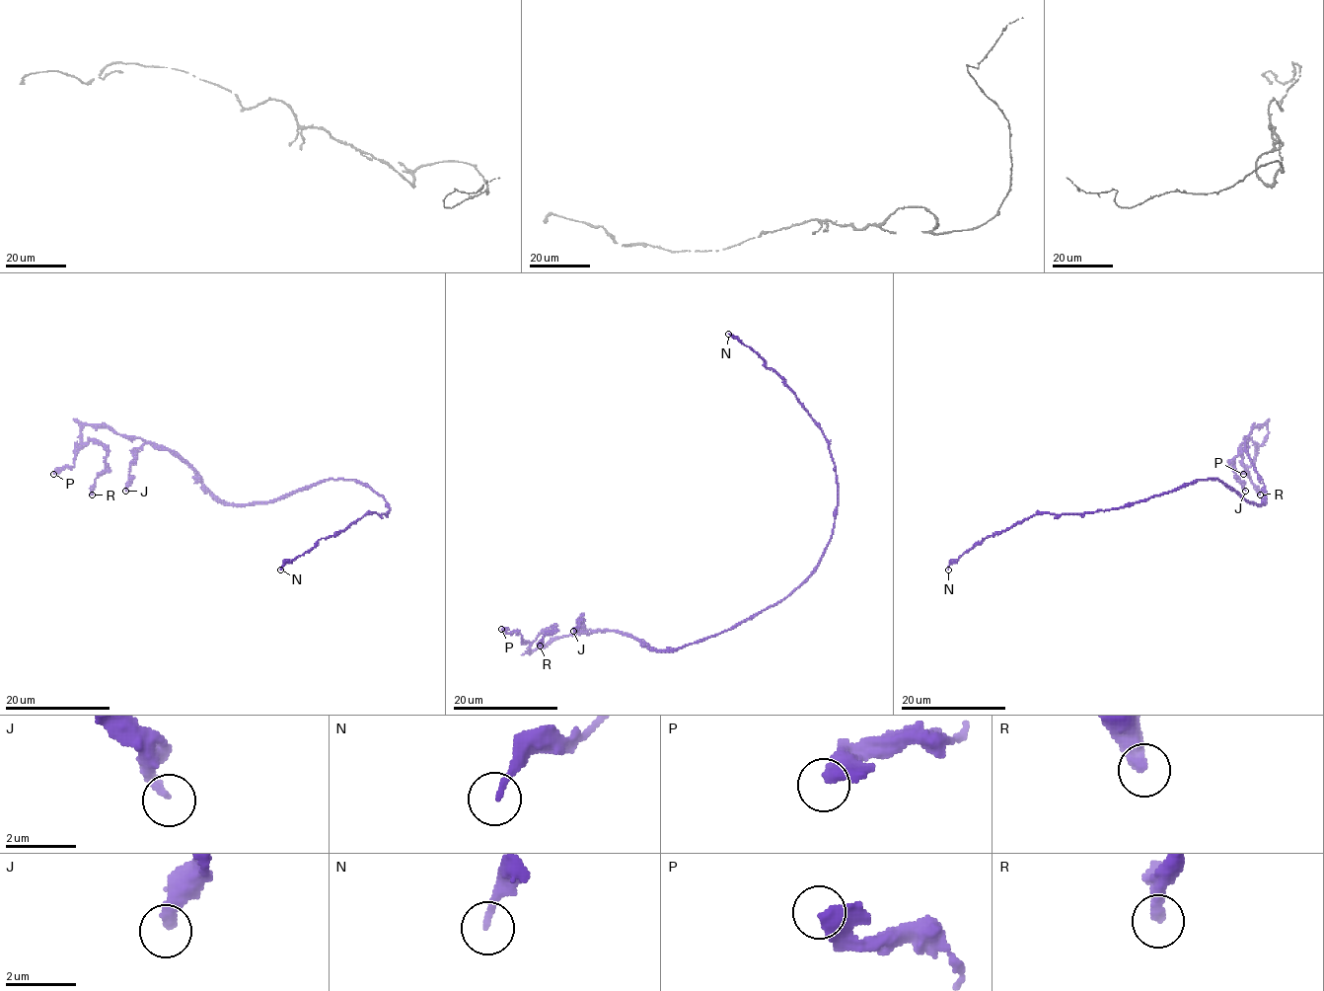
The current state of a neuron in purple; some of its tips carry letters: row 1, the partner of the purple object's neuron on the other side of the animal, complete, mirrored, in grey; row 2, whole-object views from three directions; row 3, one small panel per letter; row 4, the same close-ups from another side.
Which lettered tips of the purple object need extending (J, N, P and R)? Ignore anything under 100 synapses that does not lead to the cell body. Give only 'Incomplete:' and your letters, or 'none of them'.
Incomplete: none of them

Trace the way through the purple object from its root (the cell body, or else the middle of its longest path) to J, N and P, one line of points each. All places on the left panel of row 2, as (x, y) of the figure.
J: (308, 489), (296, 490), (269, 501), (224, 503), (185, 463), (168, 450), (145, 443), (130, 465), (125, 491)
N: (308, 489), (328, 479), (355, 479), (380, 495), (389, 510), (368, 513), (347, 529), (321, 538), (280, 570)
P: (308, 489), (269, 501), (224, 503), (168, 450), (93, 425), (81, 431), (74, 465), (53, 474)

